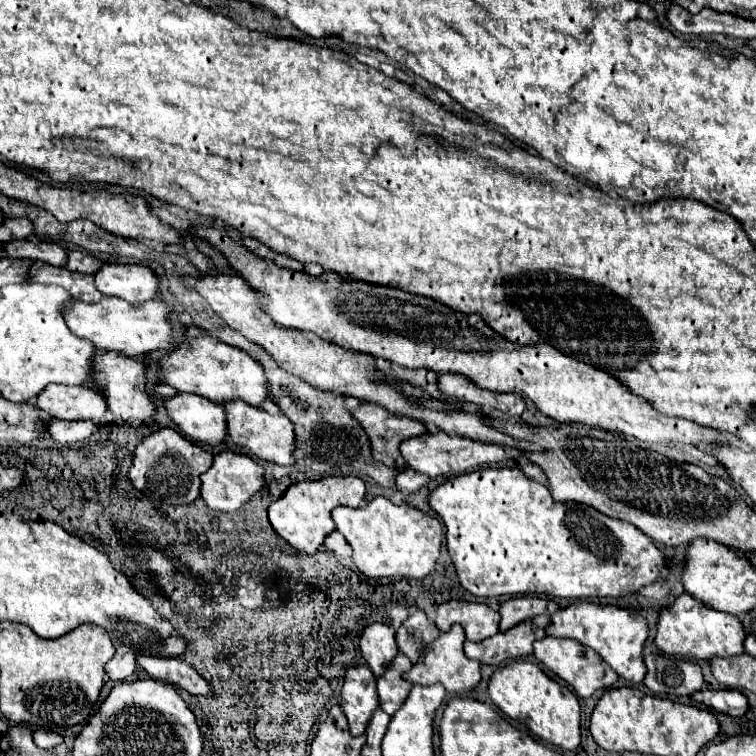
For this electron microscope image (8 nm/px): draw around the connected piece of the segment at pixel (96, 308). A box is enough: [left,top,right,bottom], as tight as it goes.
[62,297,172,357]

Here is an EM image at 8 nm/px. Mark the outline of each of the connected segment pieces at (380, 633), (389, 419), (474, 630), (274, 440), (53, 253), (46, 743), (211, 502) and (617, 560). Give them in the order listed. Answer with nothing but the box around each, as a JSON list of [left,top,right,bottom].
[[360,623,398,677],[350,403,426,469],[436,601,500,641],[224,403,294,465],[2,239,66,267],[33,729,62,747],[200,451,264,513],[428,467,664,599]]

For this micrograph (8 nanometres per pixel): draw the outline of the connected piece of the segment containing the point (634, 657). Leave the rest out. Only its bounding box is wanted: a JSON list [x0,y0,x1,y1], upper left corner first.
[546,601,648,683]

